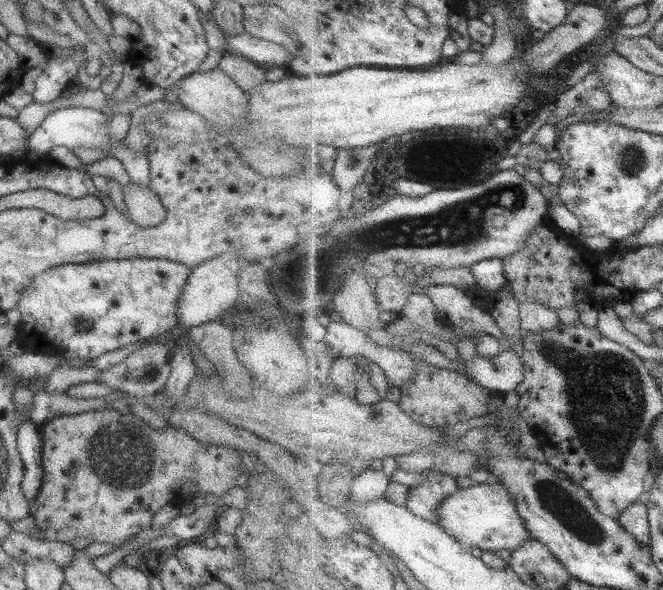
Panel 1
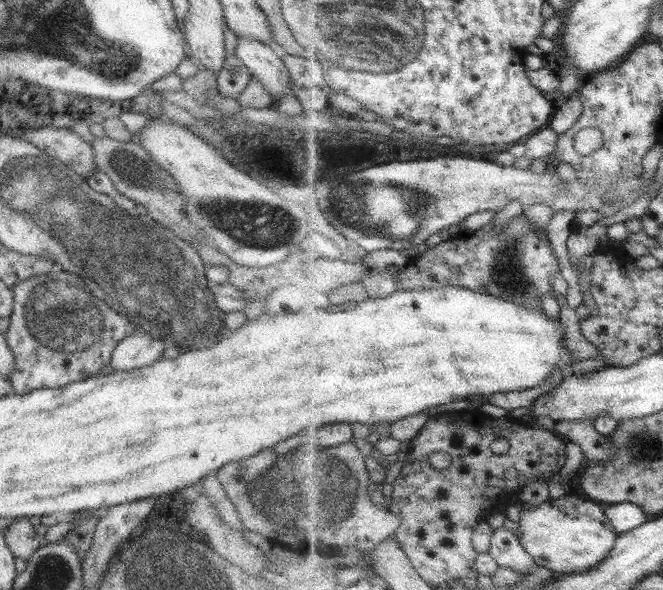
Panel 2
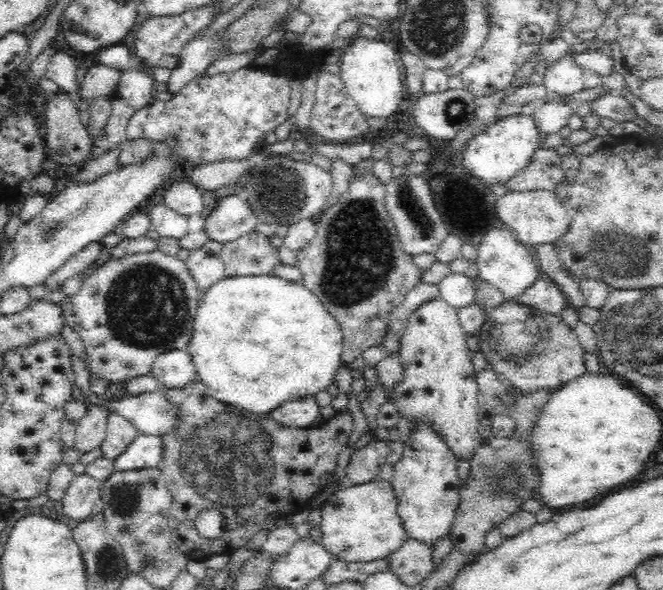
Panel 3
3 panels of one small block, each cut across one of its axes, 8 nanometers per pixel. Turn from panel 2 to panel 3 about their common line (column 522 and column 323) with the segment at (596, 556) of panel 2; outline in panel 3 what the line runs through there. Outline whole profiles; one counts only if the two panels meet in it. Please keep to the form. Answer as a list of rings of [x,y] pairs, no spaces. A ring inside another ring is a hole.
[[[380,477],[370,483],[340,489],[335,492],[322,507],[322,520],[320,531],[322,532],[321,544],[324,544],[332,553],[334,558],[346,561],[371,561],[386,558],[398,551],[409,540],[409,532],[404,527],[404,521],[398,513],[398,499],[391,484]]]

